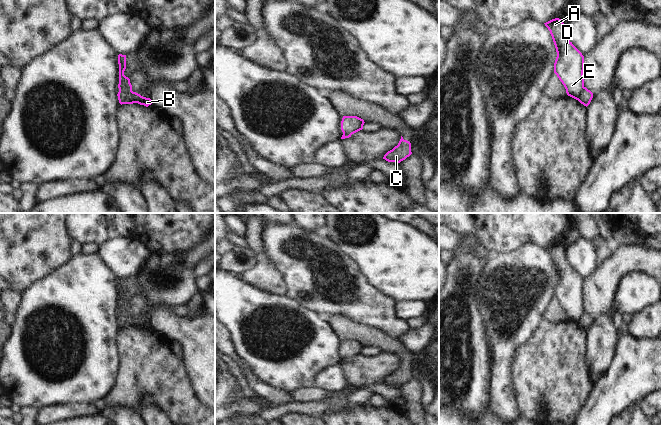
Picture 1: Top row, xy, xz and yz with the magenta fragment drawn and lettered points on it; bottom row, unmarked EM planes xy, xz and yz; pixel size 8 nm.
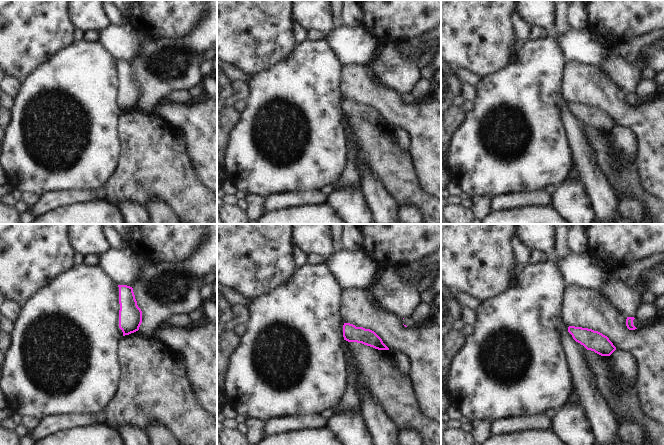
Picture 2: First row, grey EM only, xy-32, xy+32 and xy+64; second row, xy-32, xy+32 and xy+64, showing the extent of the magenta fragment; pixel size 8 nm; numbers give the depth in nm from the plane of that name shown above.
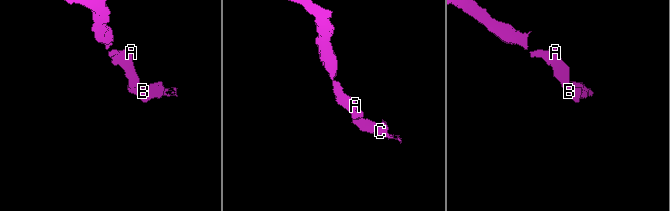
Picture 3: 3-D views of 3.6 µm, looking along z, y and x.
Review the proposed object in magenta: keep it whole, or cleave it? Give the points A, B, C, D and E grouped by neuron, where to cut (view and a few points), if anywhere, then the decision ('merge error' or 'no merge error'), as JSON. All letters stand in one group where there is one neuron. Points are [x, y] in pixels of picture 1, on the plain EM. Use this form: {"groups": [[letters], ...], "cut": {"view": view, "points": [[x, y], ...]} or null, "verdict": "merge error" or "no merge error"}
{"groups": [["A", "D", "E"], ["B", "C"]], "cut": {"view": "xy", "points": [[119, 314], [125, 313], [132, 316]]}, "verdict": "merge error"}

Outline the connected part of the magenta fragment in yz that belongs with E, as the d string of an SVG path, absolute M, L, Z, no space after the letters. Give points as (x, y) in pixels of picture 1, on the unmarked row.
M555 242L544 248L550 255L557 276L554 297L564 309L567 319L578 324L584 312L584 280L568 263L561 243Z

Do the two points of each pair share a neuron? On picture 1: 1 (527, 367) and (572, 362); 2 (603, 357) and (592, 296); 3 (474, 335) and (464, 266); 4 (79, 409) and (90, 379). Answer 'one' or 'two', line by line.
1: one
2: two
3: one
4: two

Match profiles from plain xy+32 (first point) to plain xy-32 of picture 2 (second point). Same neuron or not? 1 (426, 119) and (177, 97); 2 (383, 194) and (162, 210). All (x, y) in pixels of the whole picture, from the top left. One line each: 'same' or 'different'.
1: different
2: same

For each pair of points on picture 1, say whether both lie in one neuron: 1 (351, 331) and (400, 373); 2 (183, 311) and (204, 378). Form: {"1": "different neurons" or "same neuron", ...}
{"1": "same neuron", "2": "different neurons"}

